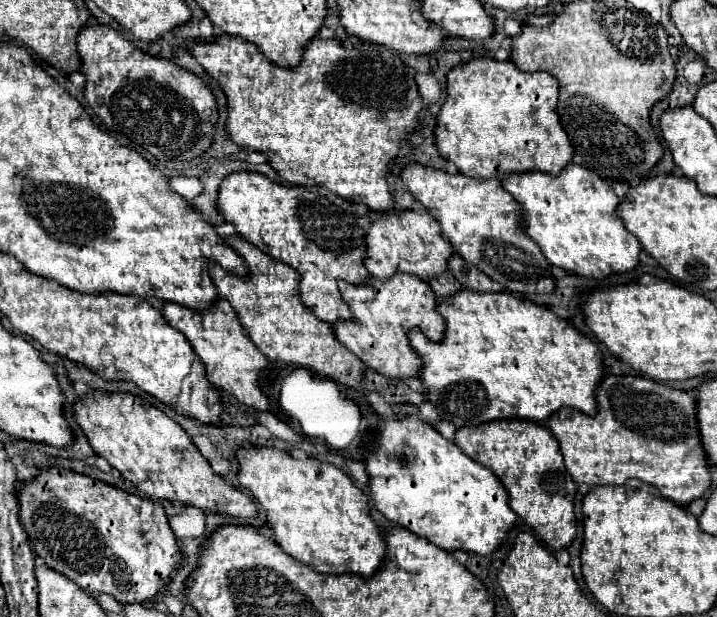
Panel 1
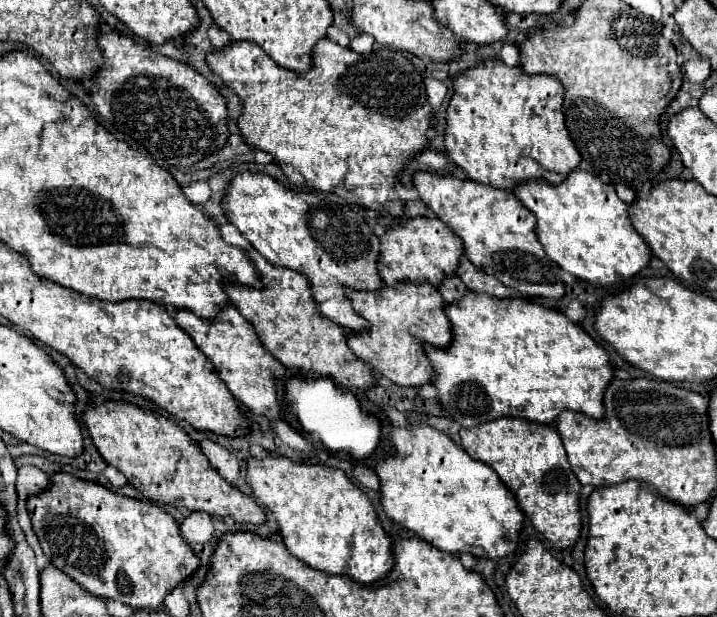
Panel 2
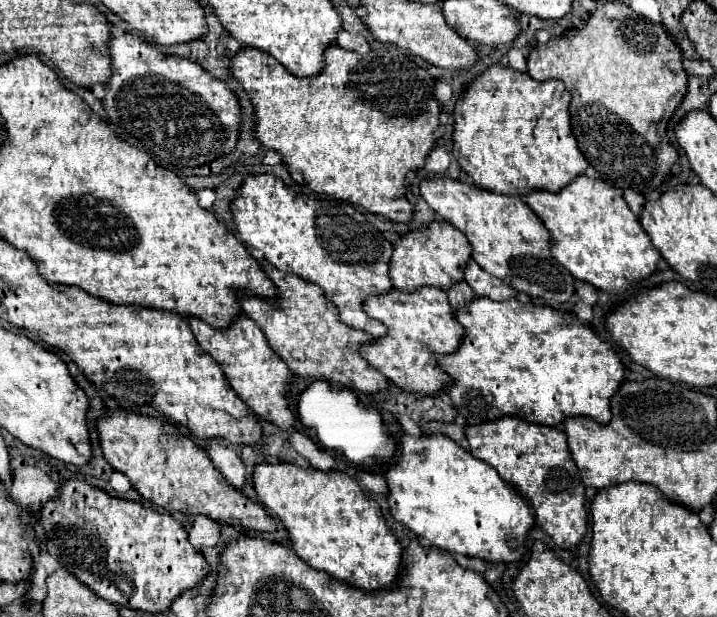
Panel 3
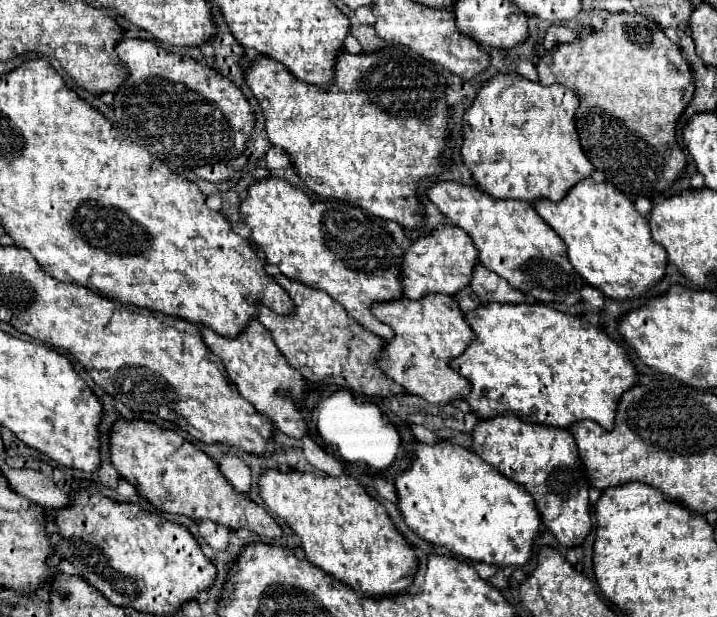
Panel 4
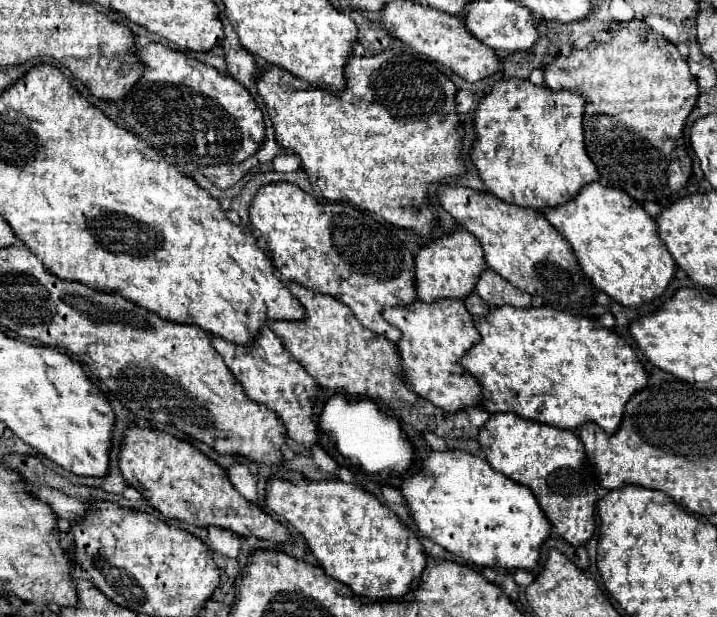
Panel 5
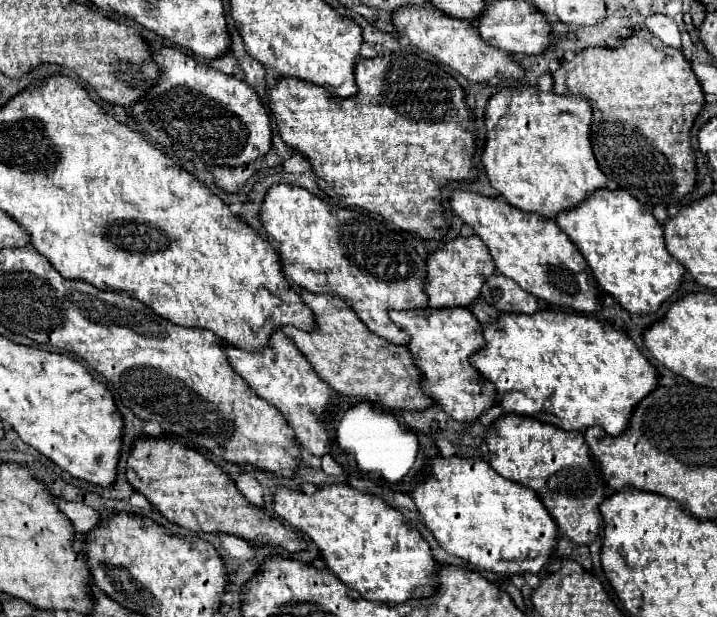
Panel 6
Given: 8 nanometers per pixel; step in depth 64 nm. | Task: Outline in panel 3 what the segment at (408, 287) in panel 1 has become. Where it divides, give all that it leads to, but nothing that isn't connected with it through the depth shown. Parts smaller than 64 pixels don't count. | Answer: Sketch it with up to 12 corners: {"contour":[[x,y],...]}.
{"contour":[[444,290],[368,296],[388,326],[358,348],[402,390],[448,384],[434,352],[452,354],[464,330]]}

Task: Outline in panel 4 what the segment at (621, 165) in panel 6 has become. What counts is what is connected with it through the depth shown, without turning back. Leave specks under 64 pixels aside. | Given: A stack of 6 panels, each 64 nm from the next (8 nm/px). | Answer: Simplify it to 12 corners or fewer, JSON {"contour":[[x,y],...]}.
{"contour":[[606,12],[538,58],[584,154],[628,196],[686,166],[694,94],[660,24]]}

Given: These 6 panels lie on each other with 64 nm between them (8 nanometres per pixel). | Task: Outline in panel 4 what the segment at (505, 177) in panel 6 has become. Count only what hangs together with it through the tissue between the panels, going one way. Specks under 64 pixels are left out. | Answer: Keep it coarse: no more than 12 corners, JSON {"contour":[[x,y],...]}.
{"contour":[[484,82],[460,158],[494,198],[560,200],[592,174],[578,96]]}

